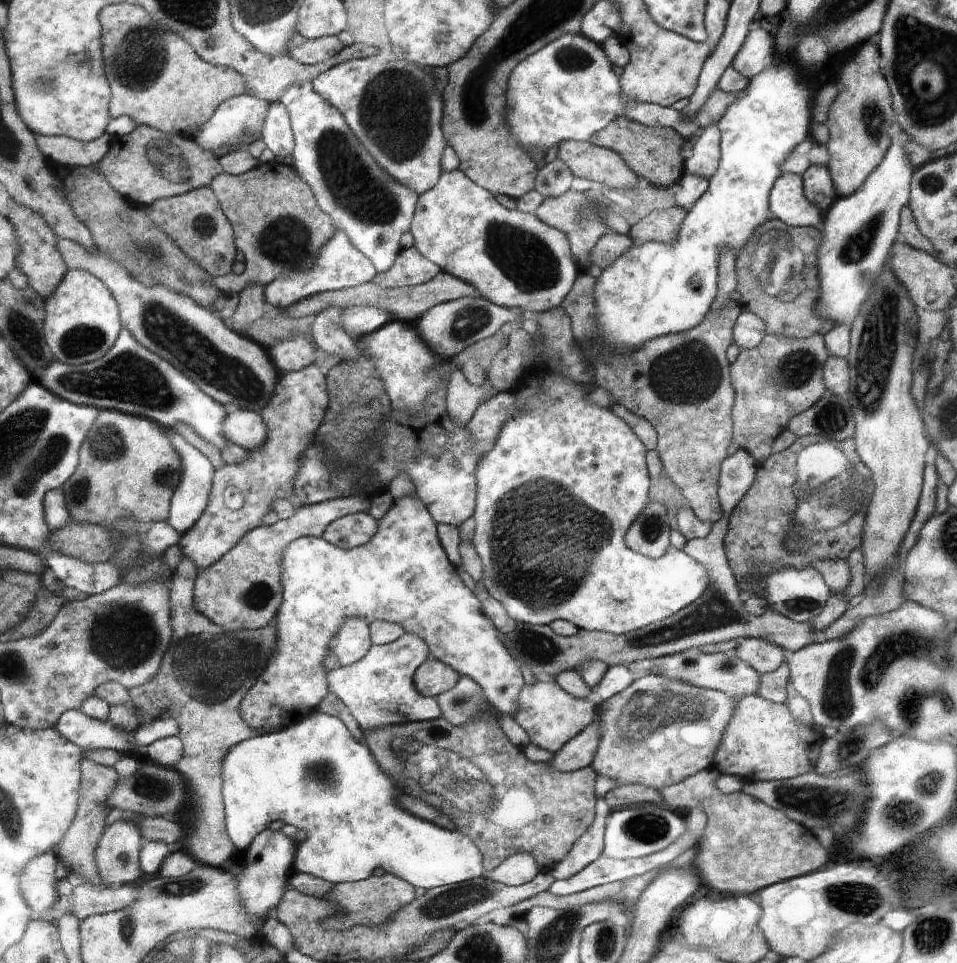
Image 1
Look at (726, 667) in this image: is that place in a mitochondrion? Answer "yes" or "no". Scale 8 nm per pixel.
yes

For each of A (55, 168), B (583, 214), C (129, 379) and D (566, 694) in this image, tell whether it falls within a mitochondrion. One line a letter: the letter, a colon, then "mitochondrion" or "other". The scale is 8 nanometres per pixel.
A: other
B: mitochondrion
C: mitochondrion
D: other

